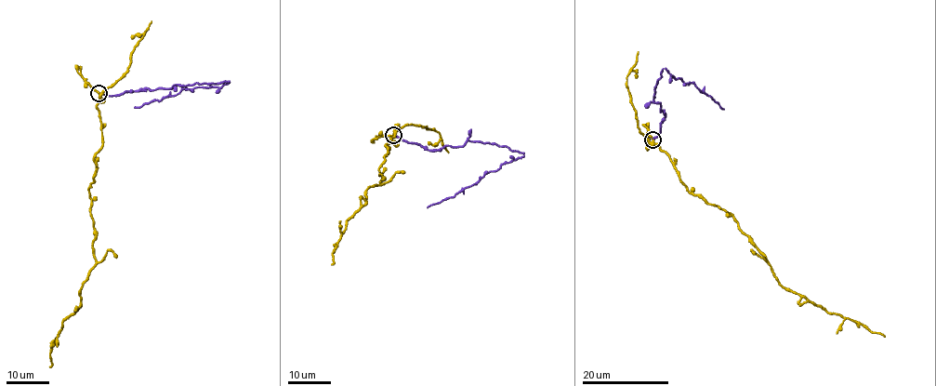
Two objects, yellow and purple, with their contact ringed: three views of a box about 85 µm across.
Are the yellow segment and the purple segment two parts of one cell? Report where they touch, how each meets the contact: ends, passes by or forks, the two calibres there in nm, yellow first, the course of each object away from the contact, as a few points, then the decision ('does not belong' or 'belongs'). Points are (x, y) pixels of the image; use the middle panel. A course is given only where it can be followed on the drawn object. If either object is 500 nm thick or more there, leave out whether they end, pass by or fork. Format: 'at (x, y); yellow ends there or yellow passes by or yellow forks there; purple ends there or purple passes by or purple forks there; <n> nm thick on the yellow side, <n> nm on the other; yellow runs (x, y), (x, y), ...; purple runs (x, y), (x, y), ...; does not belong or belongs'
at (393, 135); yellow passes by; purple ends there; 200 nm thick on the yellow side, 190 nm on the other; yellow runs (393, 135), (378, 171), (383, 183), (366, 190), (364, 206), (346, 221), (332, 264); purple runs (393, 135), (428, 151), (481, 141), (523, 154), (486, 173), (454, 197), (428, 207); does not belong

